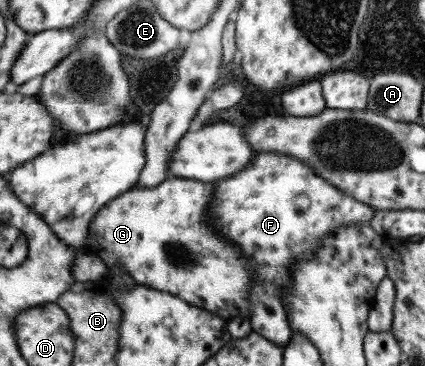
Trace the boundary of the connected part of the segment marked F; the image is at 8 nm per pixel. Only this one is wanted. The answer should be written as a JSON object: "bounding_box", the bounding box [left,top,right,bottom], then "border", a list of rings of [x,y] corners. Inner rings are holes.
{"bounding_box":[210,152,374,346],"border":[[[278,152],[258,154],[256,162],[242,170],[242,174],[220,182],[214,210],[210,210],[216,220],[210,216],[210,221],[232,242],[240,244],[254,266],[258,266],[258,278],[252,292],[252,316],[247,317],[251,331],[284,346],[292,331],[279,298],[290,284],[290,266],[312,256],[320,248],[320,238],[324,238],[324,234],[340,226],[367,224],[374,210],[324,181],[307,163]],[[264,282],[276,286],[277,300],[274,299],[274,288],[264,288]]]}

